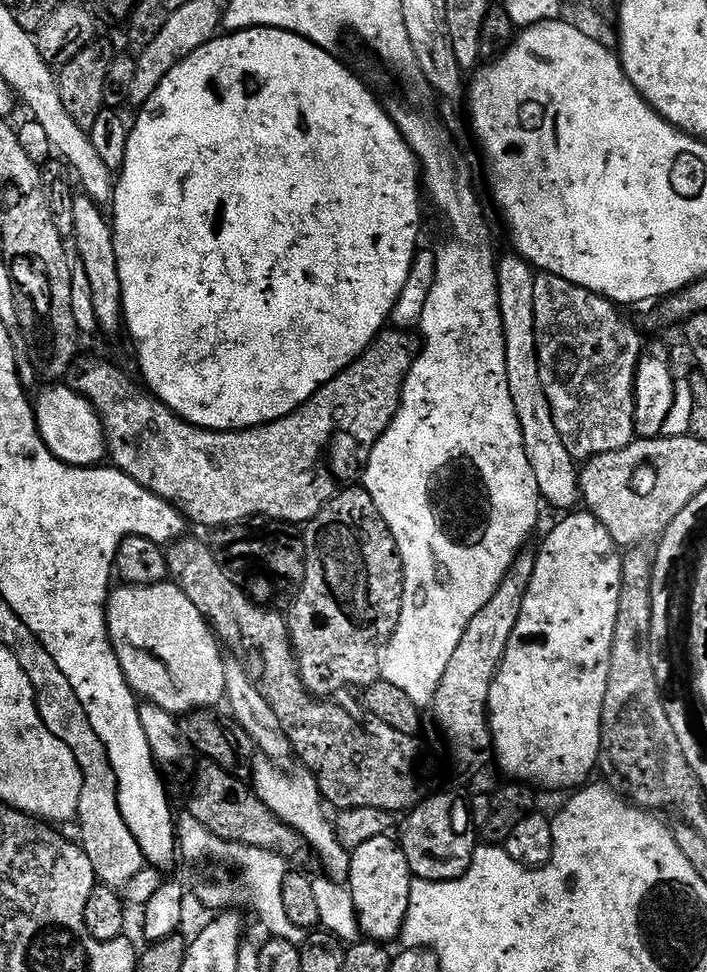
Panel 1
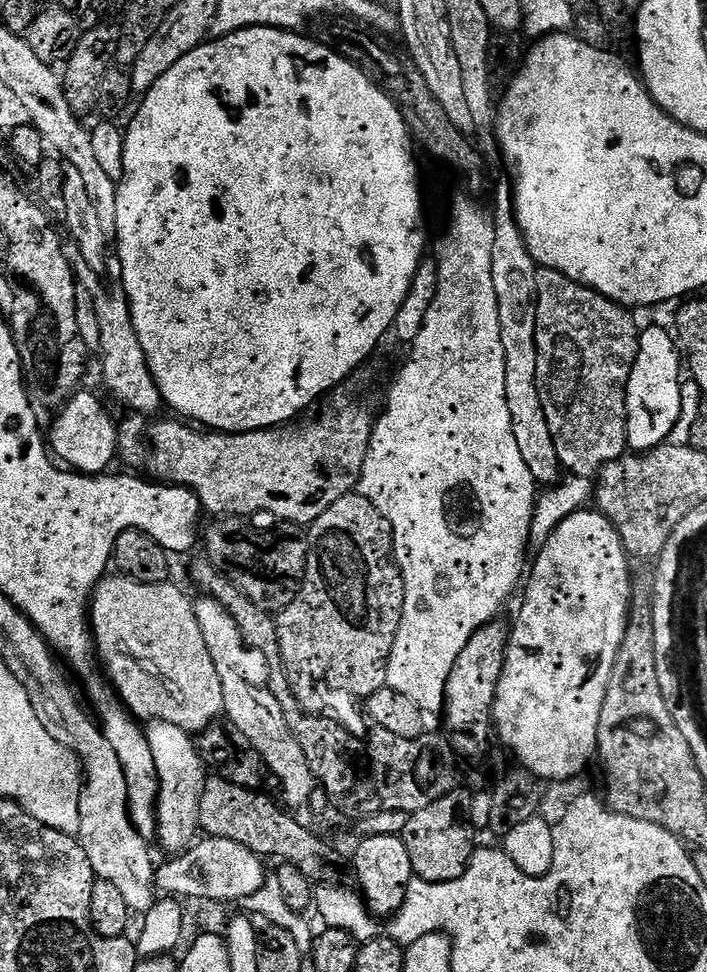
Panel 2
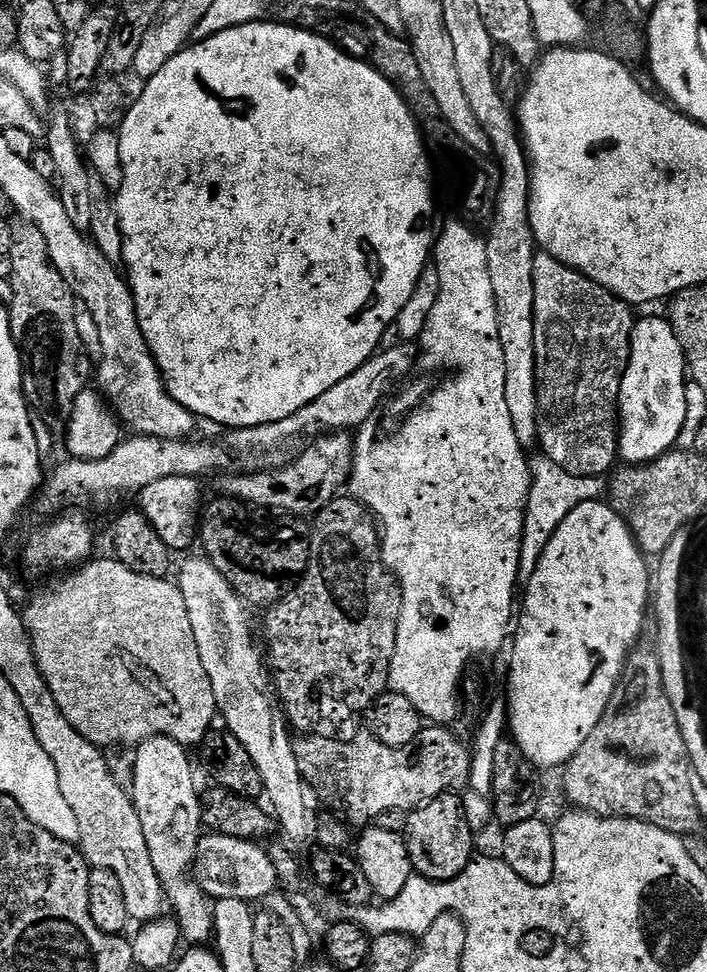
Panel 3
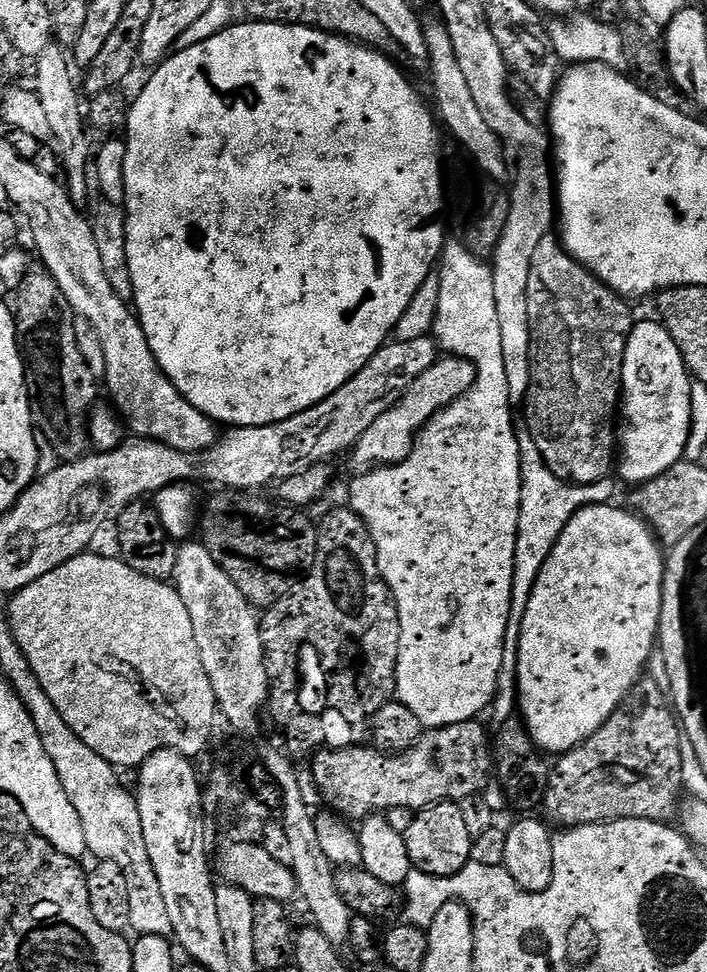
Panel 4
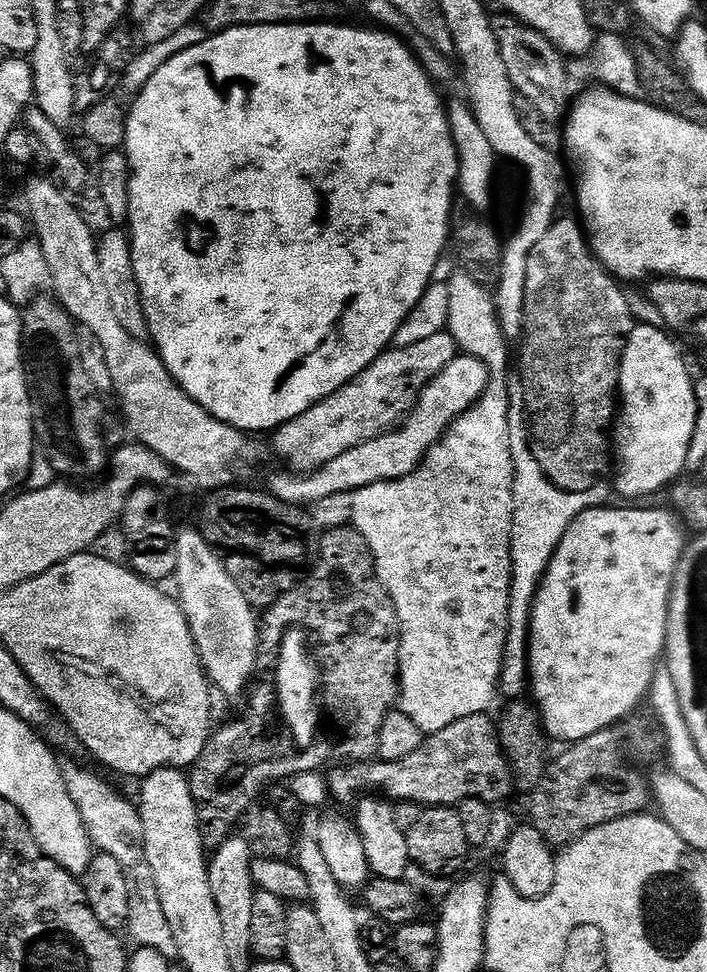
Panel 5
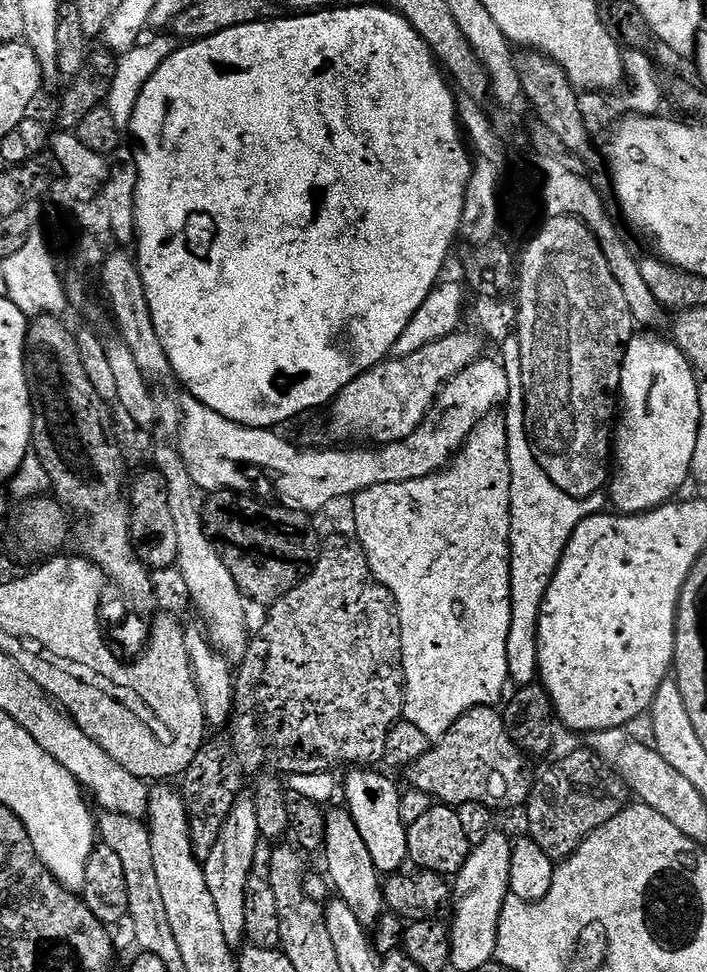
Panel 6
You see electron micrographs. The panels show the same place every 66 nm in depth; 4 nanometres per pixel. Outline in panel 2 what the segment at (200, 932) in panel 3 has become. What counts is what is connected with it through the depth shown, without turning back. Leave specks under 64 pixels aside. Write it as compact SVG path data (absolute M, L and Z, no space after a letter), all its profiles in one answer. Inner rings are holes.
M149 720L144 728L158 785L156 794L156 840L168 854L185 853L198 836L199 800L206 779L206 765L196 751L196 740L186 730L170 722Z

